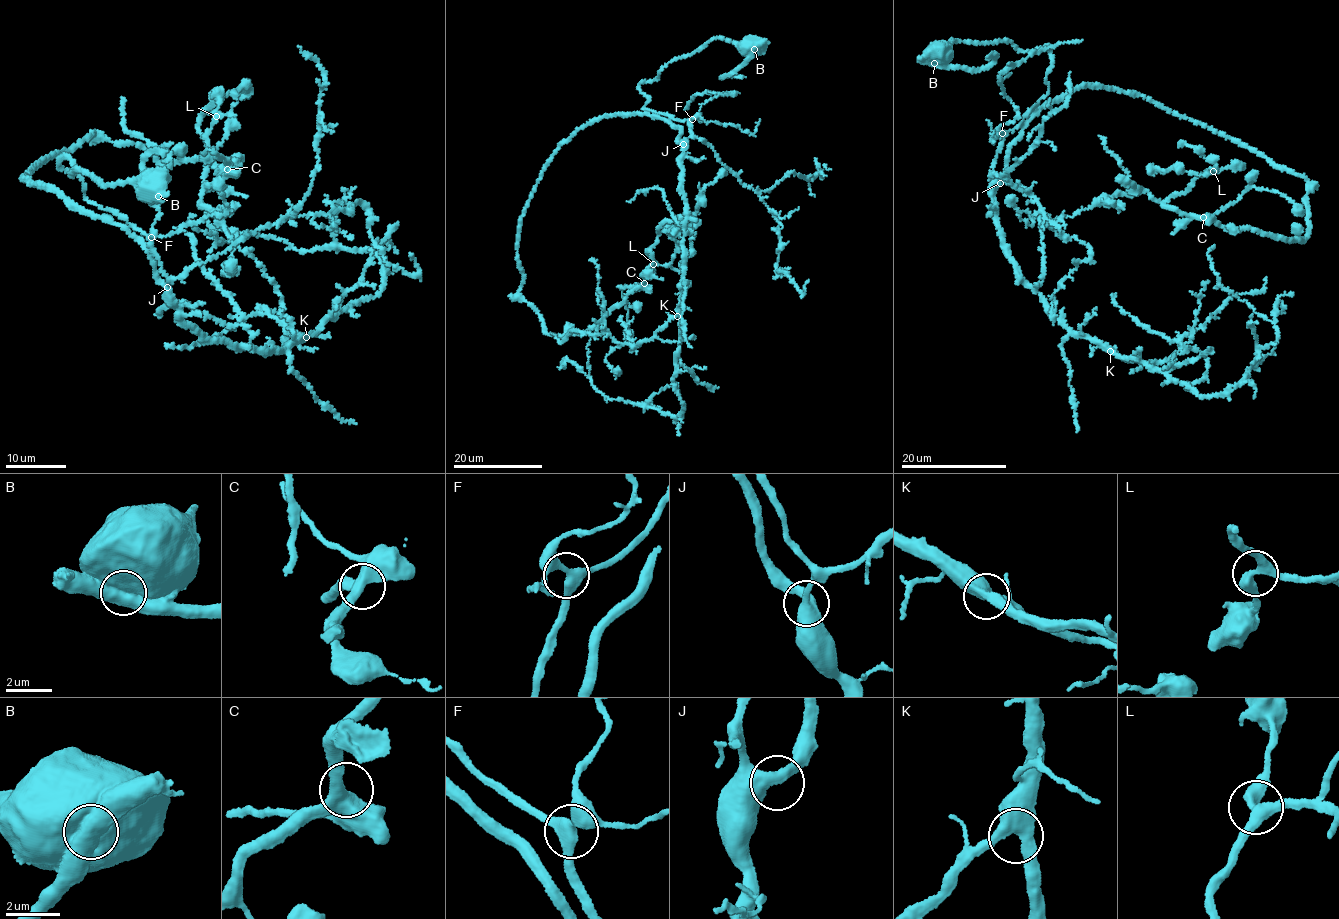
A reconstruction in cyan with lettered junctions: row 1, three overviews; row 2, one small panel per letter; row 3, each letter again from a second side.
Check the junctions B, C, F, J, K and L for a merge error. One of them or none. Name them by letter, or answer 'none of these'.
B

